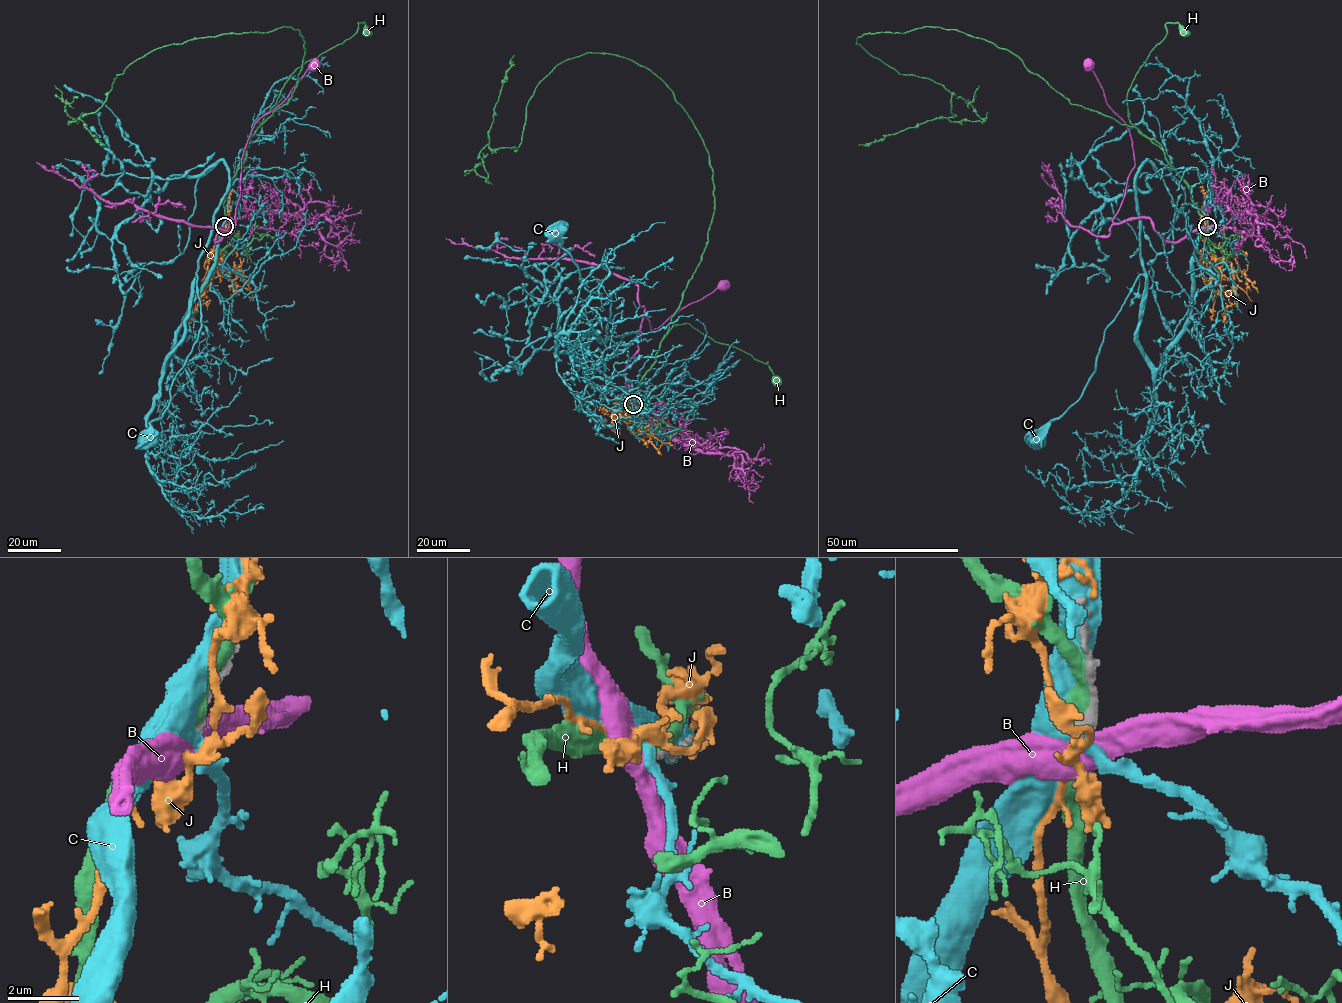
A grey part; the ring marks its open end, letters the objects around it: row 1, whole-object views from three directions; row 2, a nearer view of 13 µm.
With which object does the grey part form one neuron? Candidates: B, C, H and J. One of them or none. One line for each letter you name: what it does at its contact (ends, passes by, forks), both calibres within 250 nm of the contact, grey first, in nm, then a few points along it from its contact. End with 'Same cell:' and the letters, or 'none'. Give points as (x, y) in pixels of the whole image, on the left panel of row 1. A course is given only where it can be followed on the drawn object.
J: it forks; calibres 380 and 160 nm; course (224, 226), (204, 266), (207, 276), (212, 279), (211, 282), (220, 275), (252, 293), (261, 287), (263, 289)
Same cell: J

